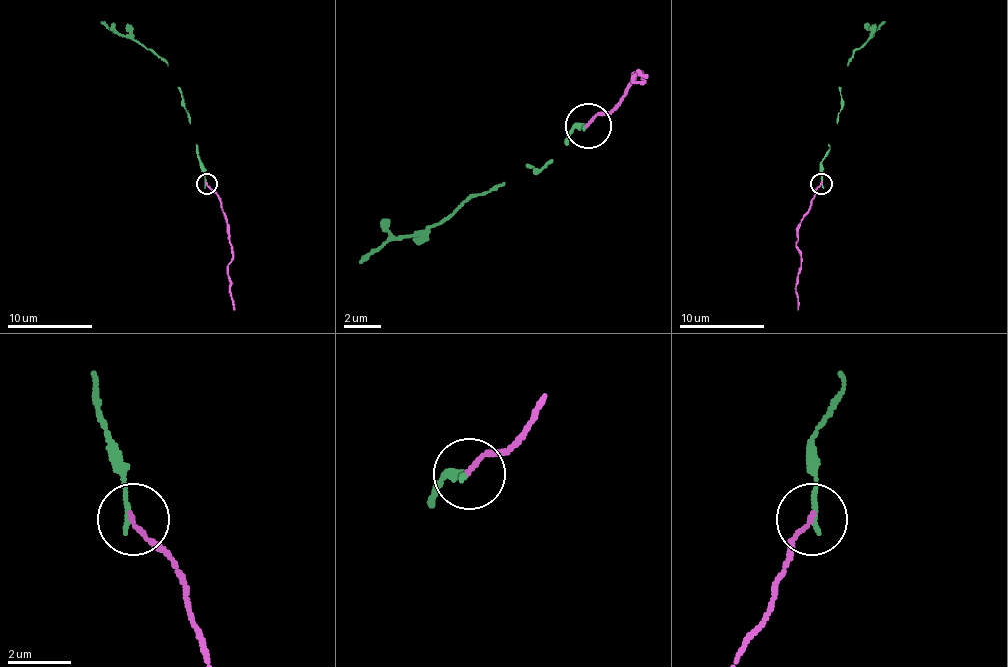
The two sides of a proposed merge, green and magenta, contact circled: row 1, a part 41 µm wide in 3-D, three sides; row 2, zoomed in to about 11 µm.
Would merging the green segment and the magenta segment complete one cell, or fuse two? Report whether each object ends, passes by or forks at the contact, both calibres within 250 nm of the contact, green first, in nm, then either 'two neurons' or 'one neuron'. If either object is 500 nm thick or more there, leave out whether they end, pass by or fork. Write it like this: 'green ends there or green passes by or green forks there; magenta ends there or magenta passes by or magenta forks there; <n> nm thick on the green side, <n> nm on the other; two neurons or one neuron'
green ends there; magenta ends there; 150 nm thick on the green side, 140 nm on the other; two neurons

